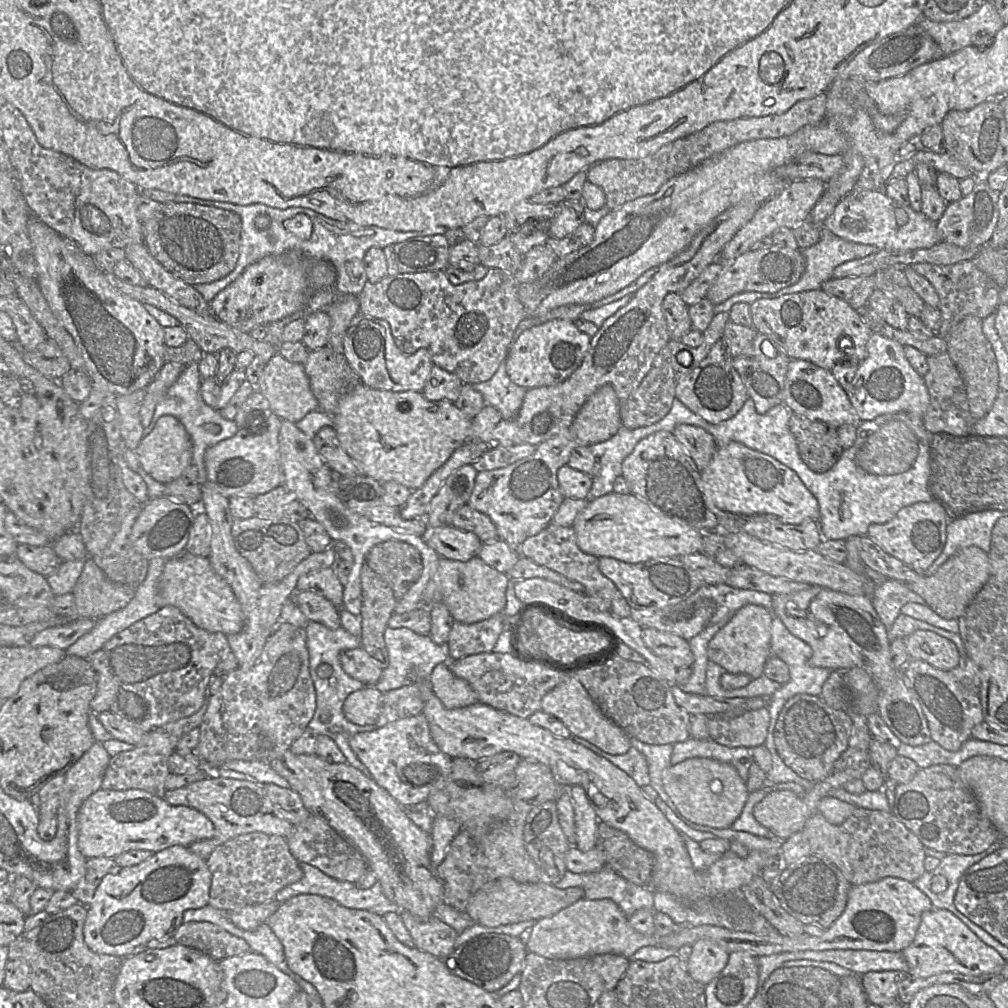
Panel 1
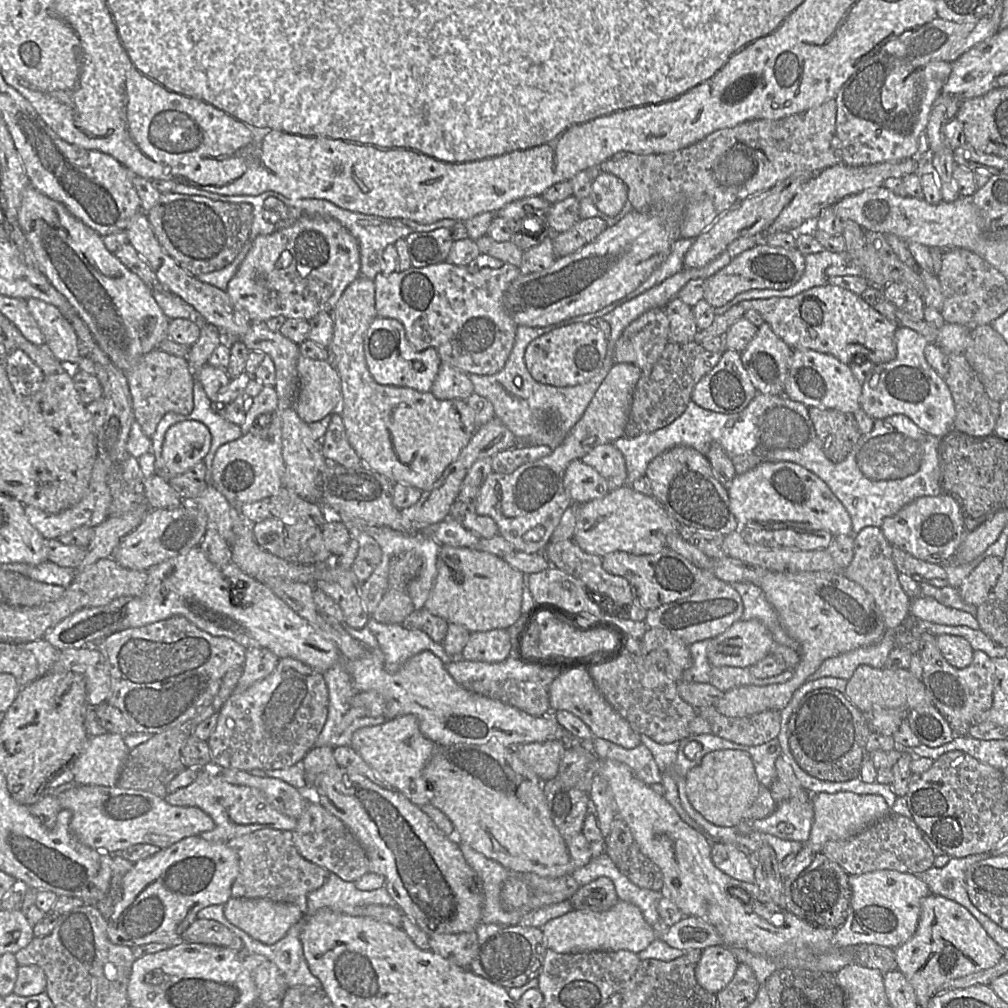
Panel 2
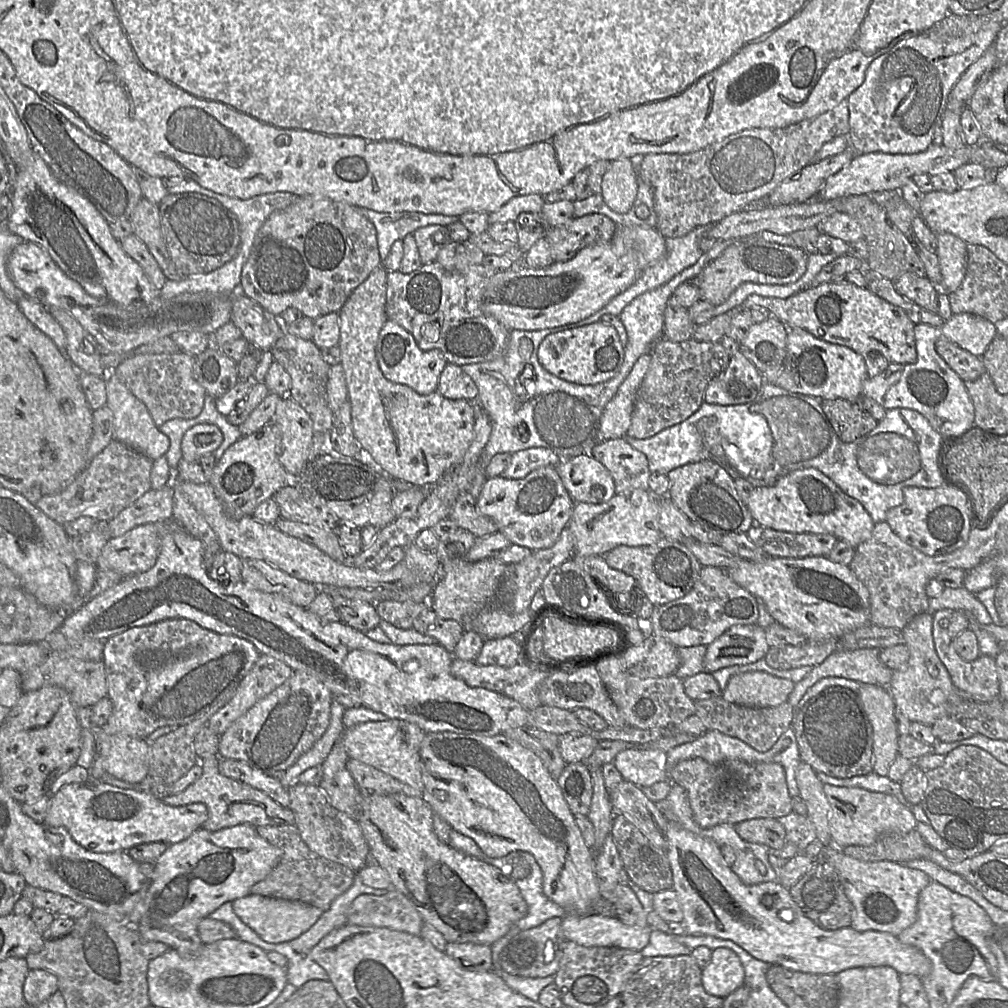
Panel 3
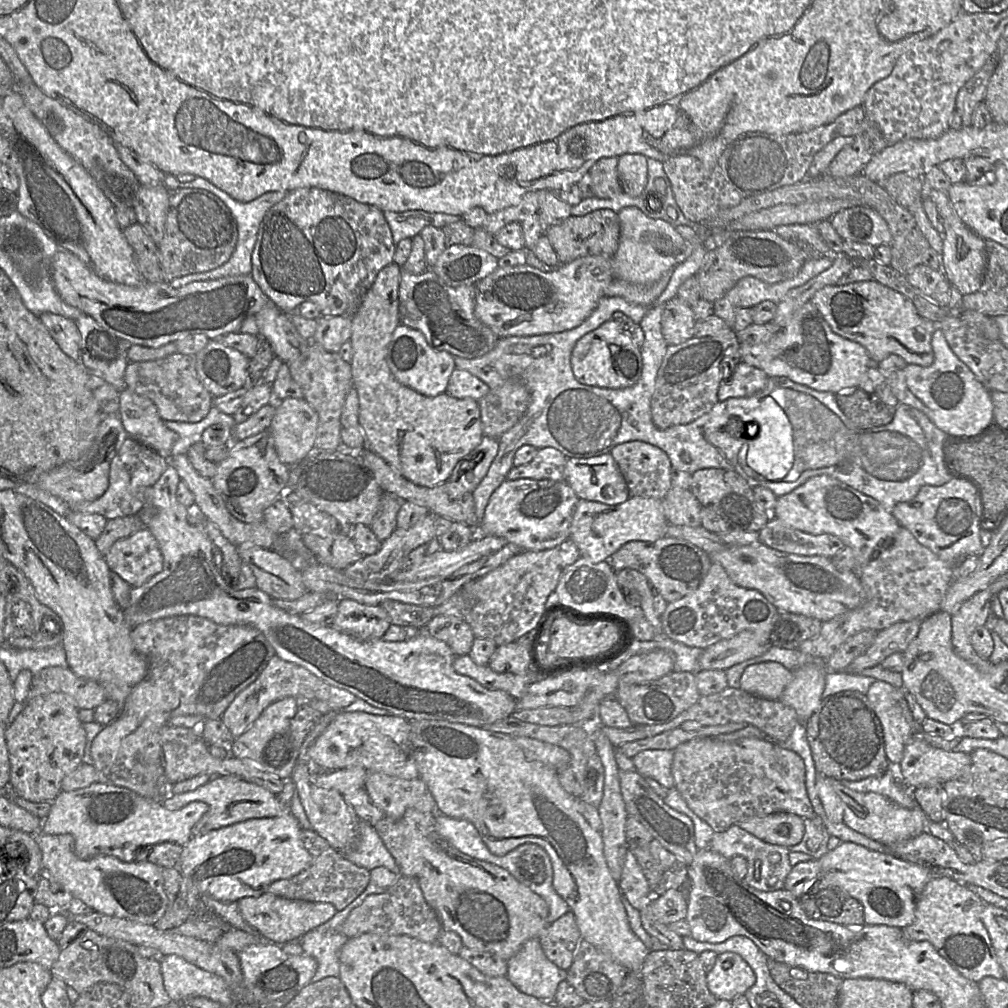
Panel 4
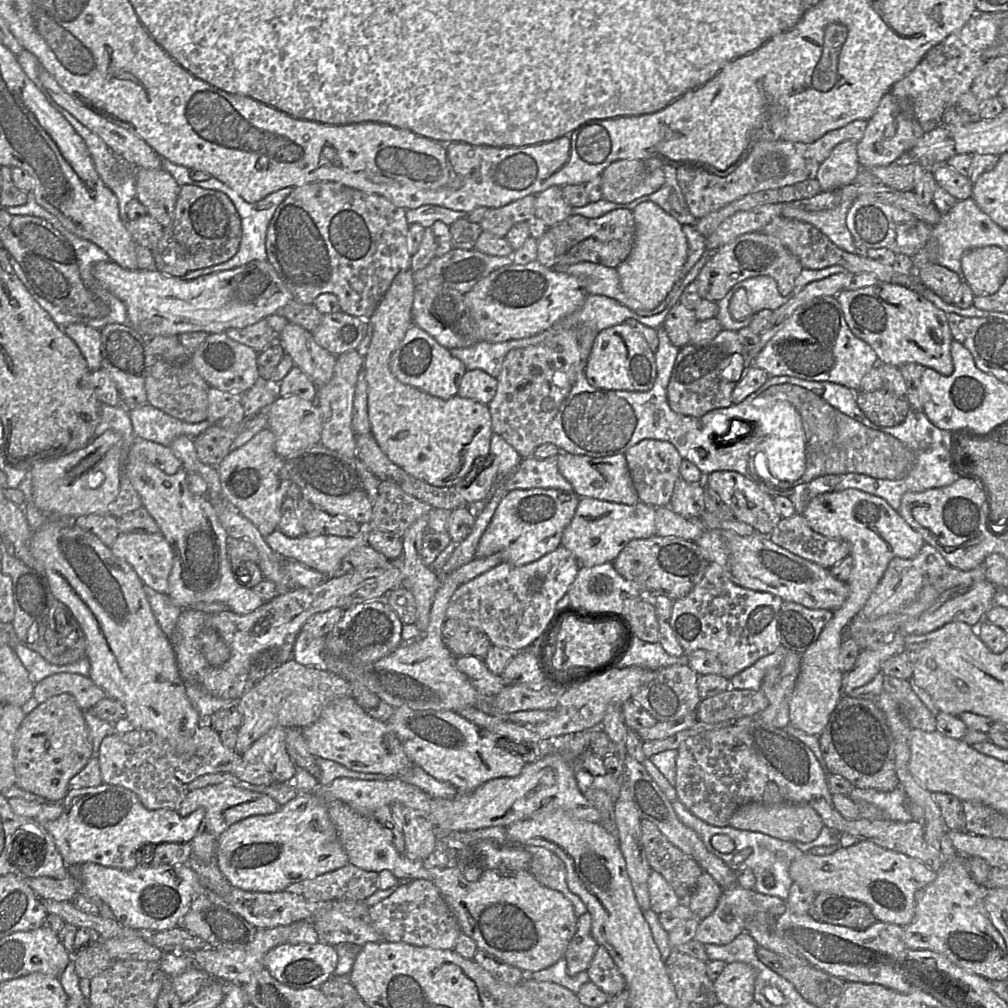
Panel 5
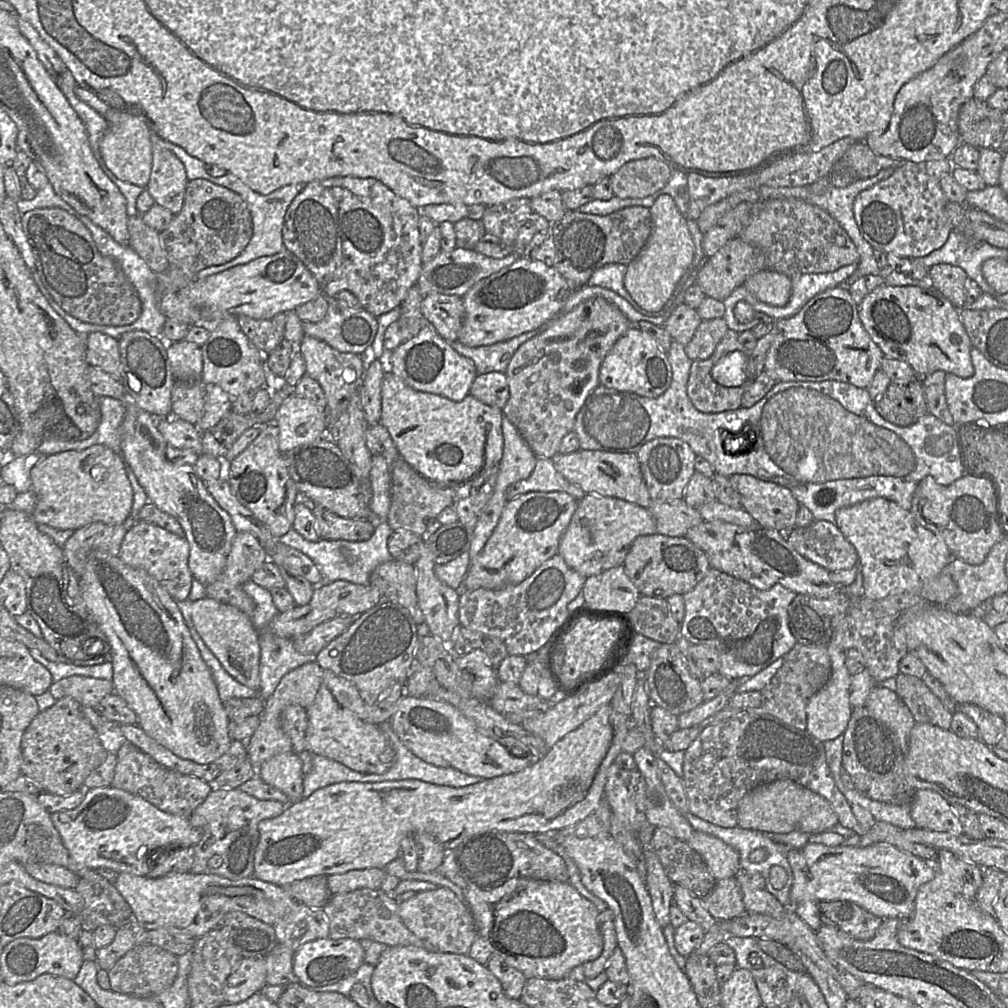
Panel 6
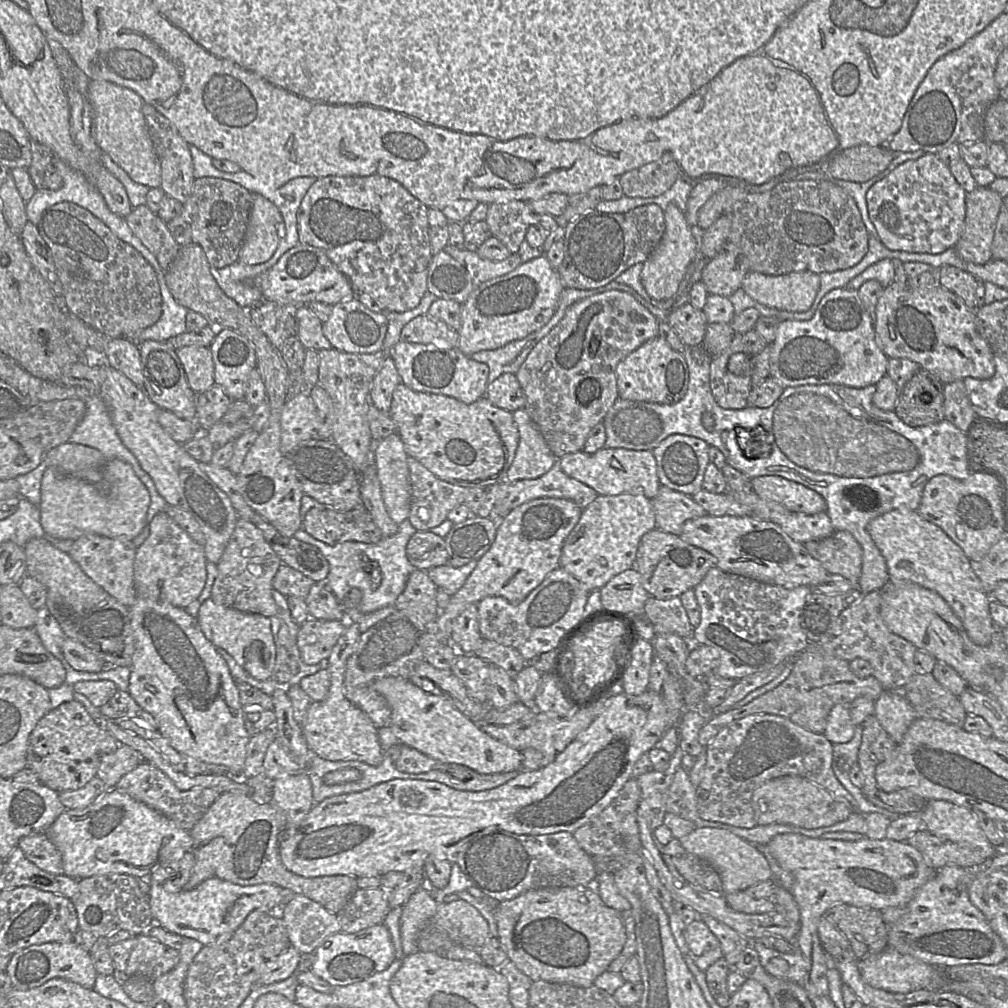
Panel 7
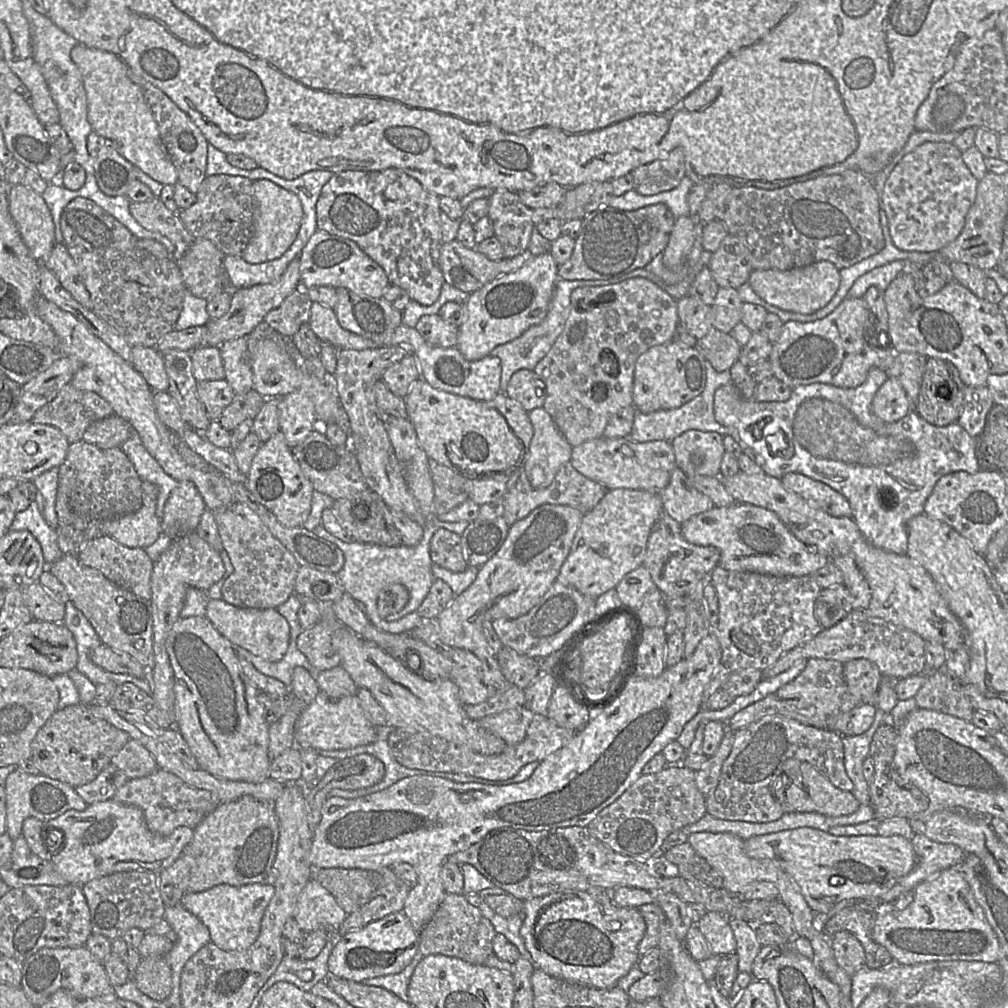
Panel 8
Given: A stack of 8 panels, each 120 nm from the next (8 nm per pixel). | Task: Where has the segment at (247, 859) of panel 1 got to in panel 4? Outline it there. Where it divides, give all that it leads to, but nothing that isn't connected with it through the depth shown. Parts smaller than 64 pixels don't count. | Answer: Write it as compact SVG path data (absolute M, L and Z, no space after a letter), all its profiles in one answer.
M302 828L301 834L304 846L312 857L311 864L292 877L272 882L267 892L288 899L328 902L338 911L344 909L365 890L371 880L370 871L348 860L314 830Z

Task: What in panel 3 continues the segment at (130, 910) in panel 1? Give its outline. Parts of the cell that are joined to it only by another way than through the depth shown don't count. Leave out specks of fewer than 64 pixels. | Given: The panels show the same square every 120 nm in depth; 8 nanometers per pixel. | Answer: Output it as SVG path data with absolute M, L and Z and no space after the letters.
M238 824L217 831L199 828L185 840L168 845L154 862L149 882L144 875L144 910L133 927L144 942L162 942L181 956L192 958L204 945L198 934L199 922L225 902L250 894L251 887L275 868L281 856L281 850L262 838L252 825Z

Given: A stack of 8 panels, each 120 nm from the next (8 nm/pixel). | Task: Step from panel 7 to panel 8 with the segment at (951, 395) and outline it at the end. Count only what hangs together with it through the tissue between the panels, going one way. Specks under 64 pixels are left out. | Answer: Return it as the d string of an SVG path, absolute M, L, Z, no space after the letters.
M965 386L963 410L957 423L975 438L984 428L987 415L993 406L994 402L986 386Z

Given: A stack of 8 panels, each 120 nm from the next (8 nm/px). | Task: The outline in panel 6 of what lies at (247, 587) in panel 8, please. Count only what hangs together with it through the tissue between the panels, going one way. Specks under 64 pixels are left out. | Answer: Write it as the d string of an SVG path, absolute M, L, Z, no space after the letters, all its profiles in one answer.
M236 532L232 541L226 564L215 582L206 587L208 598L231 605L251 617L255 610L252 598L243 590L243 585L251 580L252 575L268 560L268 553L258 538L250 532Z

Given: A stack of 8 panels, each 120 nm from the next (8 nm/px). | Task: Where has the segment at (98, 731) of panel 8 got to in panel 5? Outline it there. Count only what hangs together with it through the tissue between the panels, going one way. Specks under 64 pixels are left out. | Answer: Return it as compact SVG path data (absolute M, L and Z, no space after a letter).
M60 694L40 703L26 714L14 739L15 785L46 801L61 802L70 779L92 758L93 744L83 710L74 697Z

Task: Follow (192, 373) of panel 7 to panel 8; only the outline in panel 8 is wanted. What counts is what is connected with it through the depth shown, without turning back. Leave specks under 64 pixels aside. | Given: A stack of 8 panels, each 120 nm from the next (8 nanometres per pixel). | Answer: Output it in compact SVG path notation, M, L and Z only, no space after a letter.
M199 346L190 354L193 375L197 382L224 379L225 372L219 347Z

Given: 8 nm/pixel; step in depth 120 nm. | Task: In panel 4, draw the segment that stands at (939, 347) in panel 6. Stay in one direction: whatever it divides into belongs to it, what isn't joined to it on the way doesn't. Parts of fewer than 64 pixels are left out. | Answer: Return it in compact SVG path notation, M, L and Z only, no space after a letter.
M875 280L826 286L810 302L836 334L862 345L872 364L890 355L901 357L908 365L929 367L934 362L932 335L937 325L919 316L907 297Z

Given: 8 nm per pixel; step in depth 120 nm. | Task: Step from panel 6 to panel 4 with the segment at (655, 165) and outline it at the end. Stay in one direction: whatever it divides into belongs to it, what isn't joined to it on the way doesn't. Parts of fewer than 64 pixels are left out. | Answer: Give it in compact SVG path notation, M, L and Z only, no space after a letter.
M603 157L598 159L589 169L593 181L595 196L612 198L622 193L622 187L617 171L618 157Z

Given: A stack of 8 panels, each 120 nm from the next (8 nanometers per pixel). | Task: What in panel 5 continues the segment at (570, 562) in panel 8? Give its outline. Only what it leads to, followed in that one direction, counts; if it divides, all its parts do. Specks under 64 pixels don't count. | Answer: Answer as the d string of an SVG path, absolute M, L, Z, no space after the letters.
M580 497L575 514L562 535L561 546L573 553L580 566L612 563L630 541L655 535L655 515L656 508L641 501L625 505Z

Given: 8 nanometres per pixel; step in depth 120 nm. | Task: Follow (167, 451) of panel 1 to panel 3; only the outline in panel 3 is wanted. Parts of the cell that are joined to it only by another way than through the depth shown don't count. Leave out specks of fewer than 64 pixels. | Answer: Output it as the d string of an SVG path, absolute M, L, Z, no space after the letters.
M197 424L188 429L181 441L182 459L190 462L214 453L223 442L221 430L213 424Z

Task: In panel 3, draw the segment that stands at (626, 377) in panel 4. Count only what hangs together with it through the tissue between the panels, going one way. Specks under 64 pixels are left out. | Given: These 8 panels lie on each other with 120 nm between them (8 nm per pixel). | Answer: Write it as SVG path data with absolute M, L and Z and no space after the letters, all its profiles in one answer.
M600 322L548 335L537 351L540 365L552 375L579 385L595 385L615 377L624 361L624 346L614 327Z

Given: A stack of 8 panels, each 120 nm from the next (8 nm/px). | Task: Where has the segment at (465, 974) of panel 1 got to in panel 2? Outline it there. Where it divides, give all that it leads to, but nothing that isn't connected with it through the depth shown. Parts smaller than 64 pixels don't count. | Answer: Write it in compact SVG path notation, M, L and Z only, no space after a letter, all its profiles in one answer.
M506 926L479 945L467 969L506 989L520 987L538 977L546 951L542 928Z

